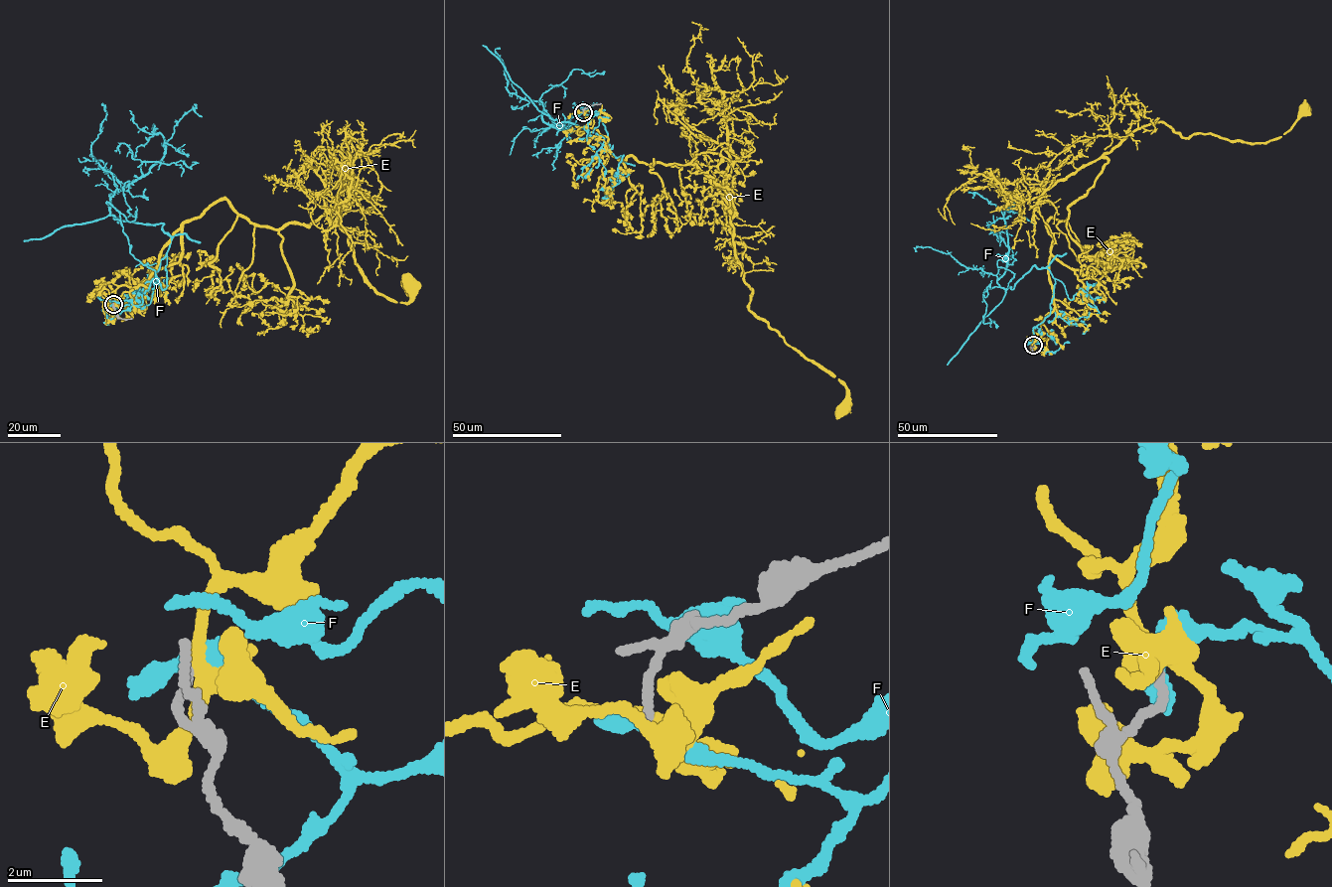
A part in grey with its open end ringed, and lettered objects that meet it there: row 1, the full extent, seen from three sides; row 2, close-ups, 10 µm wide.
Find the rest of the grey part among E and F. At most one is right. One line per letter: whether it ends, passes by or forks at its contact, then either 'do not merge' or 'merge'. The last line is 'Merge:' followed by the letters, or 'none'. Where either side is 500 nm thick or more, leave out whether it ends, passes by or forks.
E: it forks there; do not merge
F: it passes by; do not merge
Merge: none

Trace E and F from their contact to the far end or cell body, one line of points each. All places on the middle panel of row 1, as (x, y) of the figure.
E: (583, 112), (613, 156), (697, 165), (709, 175), (733, 212), (749, 310), (842, 380), (843, 405)
F: (583, 112), (604, 109), (599, 114), (610, 151), (585, 129), (544, 110), (543, 121), (571, 131), (552, 170)

